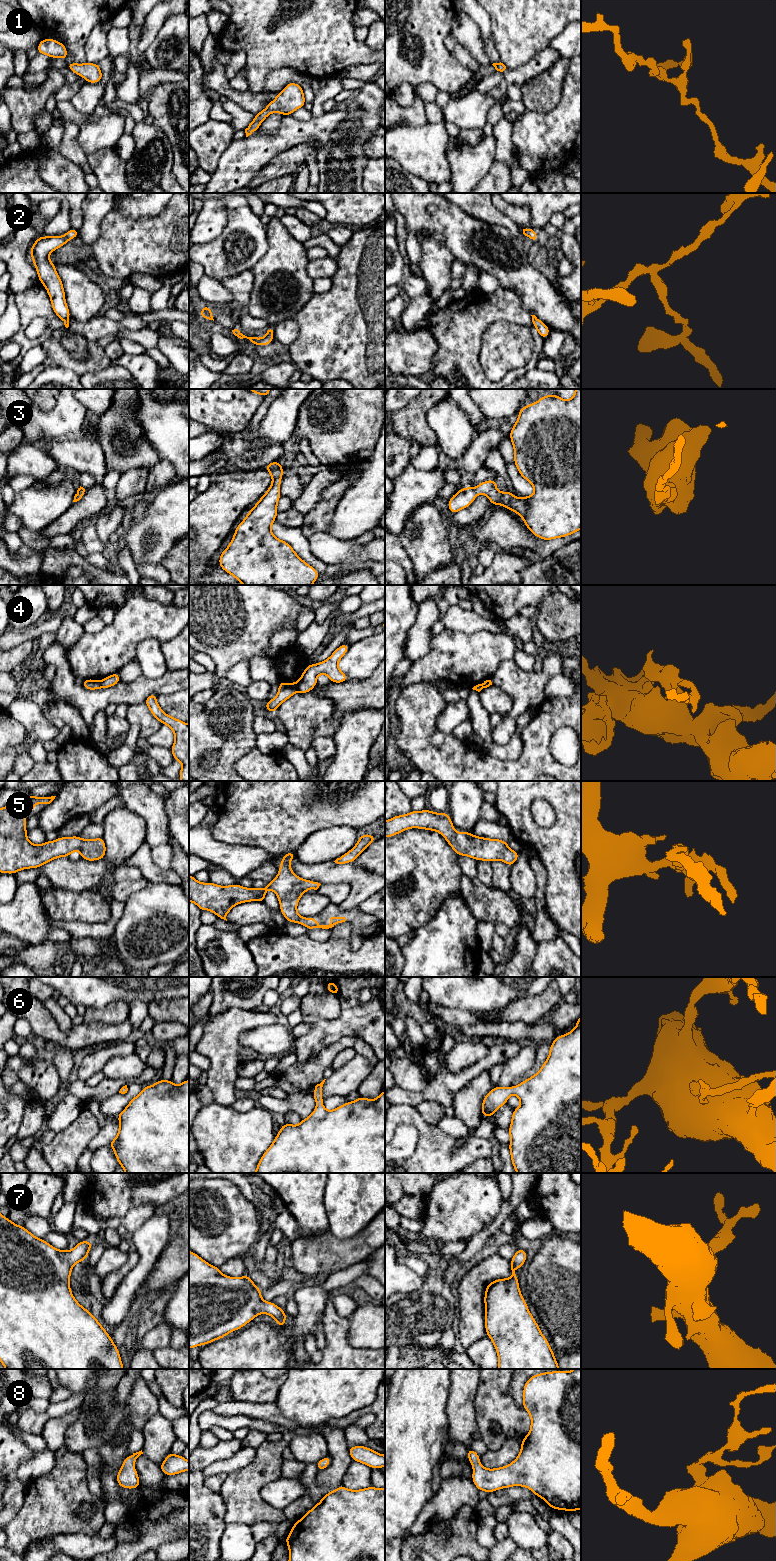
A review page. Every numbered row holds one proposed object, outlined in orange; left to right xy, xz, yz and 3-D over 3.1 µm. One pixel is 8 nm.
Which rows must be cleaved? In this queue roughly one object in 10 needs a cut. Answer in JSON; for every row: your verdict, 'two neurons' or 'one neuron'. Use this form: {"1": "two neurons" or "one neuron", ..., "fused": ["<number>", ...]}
{"1": "one neuron", "2": "one neuron", "3": "one neuron", "4": "two neurons", "5": "one neuron", "6": "one neuron", "7": "one neuron", "8": "one neuron", "fused": ["4"]}

